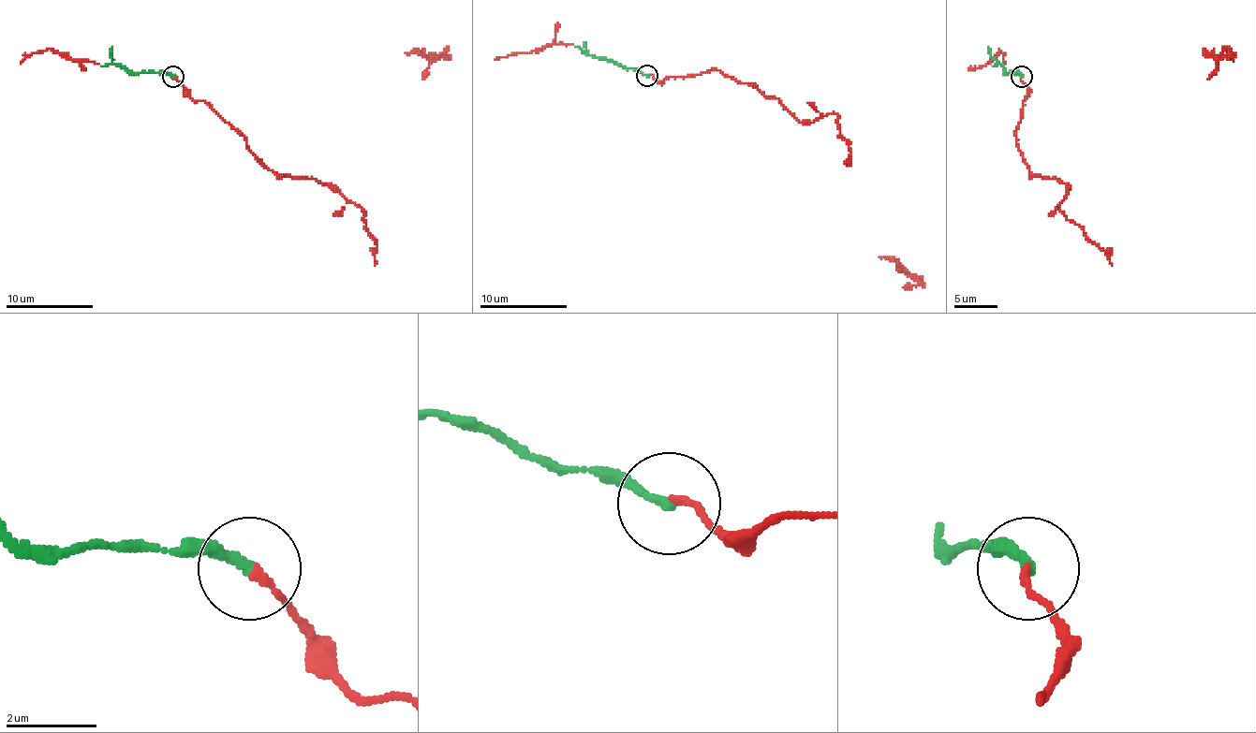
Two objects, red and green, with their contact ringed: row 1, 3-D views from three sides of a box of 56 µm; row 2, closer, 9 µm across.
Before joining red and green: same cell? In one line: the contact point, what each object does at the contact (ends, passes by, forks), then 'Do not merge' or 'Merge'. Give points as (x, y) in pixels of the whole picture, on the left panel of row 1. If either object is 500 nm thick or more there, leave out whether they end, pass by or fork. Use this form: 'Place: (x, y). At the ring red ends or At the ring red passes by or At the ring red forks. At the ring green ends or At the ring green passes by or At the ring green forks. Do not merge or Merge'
Place: (173, 76). At the ring red ends. At the ring green ends. Merge

